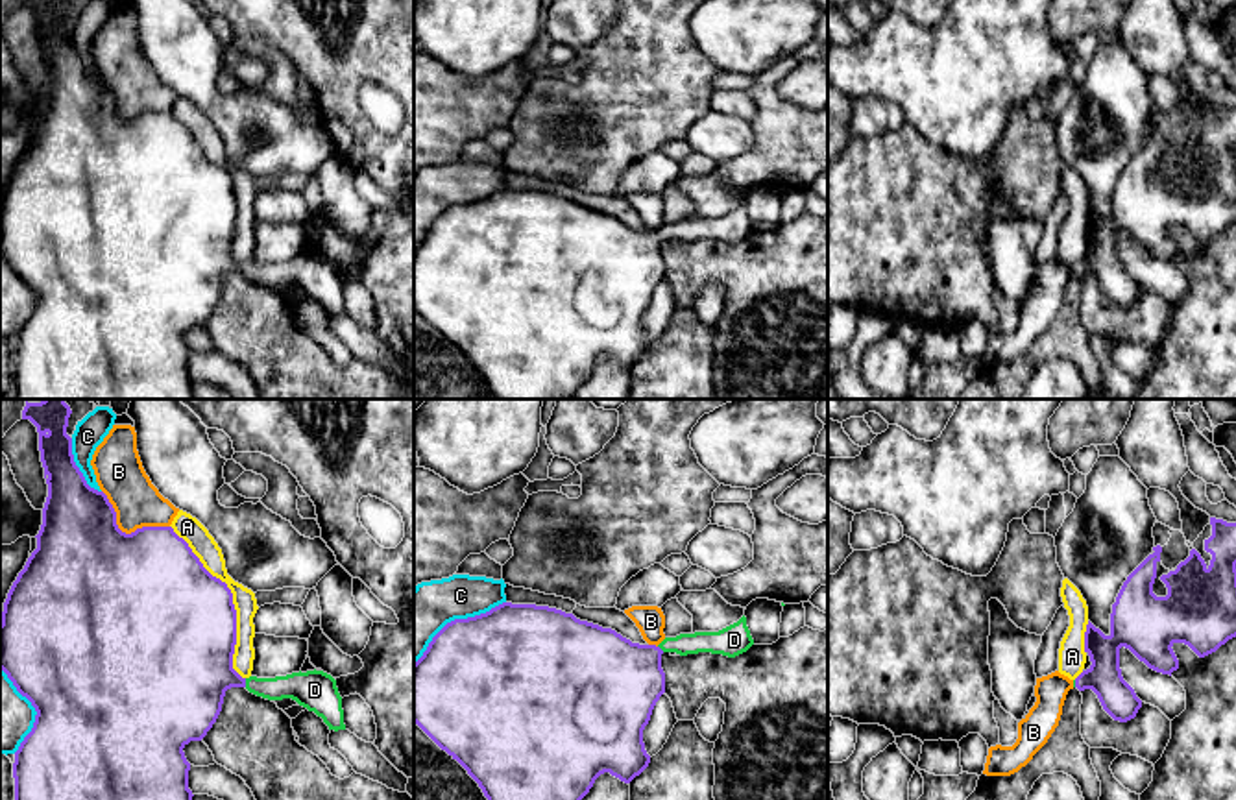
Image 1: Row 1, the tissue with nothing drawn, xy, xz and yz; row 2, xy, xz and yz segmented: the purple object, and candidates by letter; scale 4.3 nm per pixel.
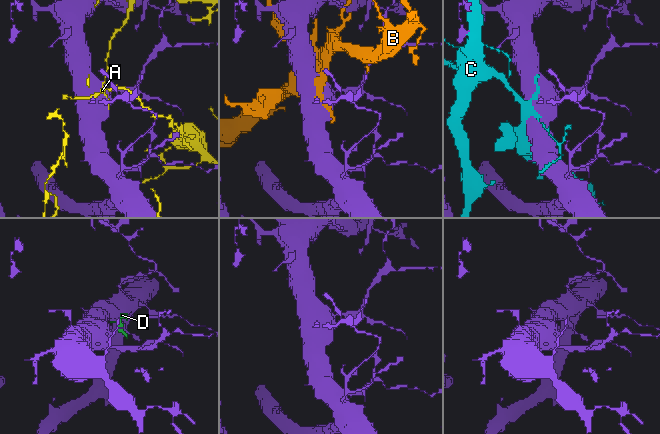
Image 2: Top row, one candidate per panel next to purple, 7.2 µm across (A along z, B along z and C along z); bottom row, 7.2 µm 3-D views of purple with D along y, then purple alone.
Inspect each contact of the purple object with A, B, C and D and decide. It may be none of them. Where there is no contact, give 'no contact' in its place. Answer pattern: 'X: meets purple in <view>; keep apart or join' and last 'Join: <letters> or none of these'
A: meets purple in xy; keep apart
B: meets purple in xy; keep apart
C: meets purple in xz; keep apart
D: meets purple in xy; join
Join: D

